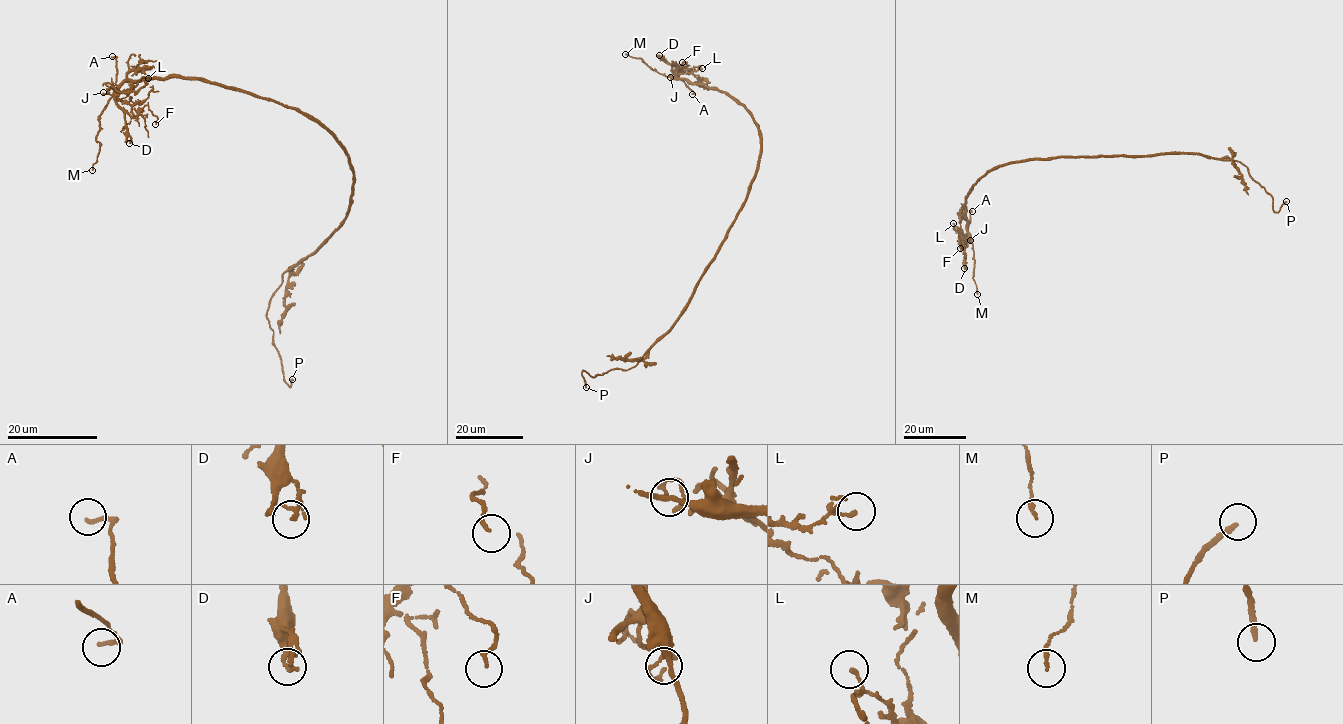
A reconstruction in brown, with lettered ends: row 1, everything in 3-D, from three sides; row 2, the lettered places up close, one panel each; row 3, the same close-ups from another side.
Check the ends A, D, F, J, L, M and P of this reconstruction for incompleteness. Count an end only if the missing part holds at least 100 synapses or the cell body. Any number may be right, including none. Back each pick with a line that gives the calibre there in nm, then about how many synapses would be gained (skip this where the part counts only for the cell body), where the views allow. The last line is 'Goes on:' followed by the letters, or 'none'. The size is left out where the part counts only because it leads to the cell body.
P: calibre 180 nm
Goes on: P

